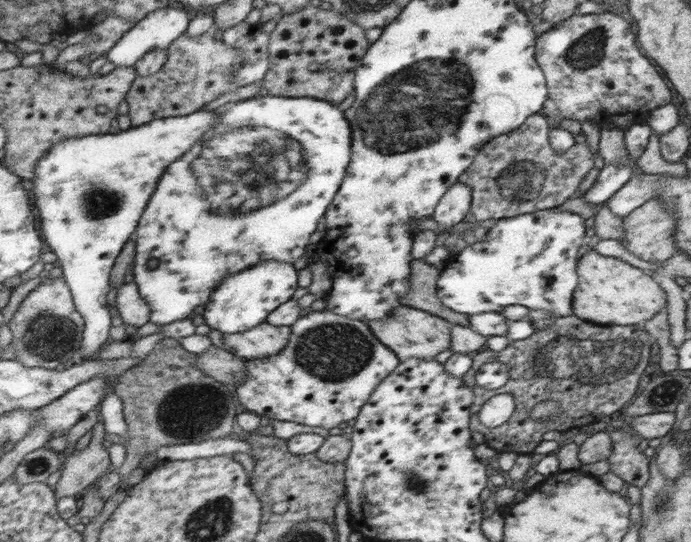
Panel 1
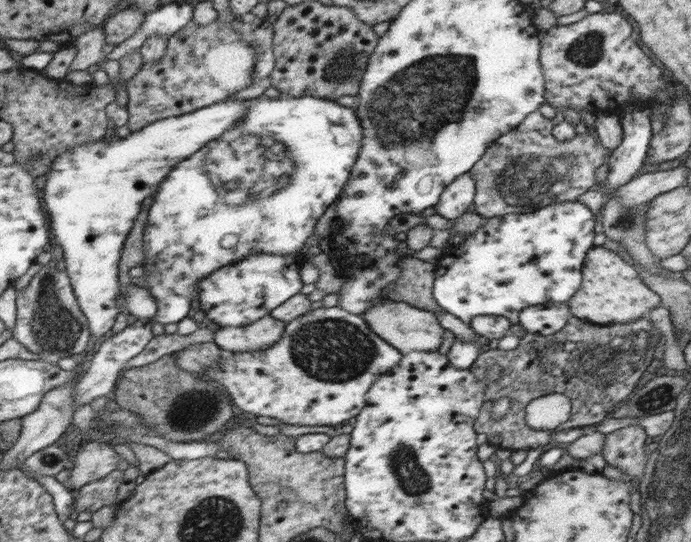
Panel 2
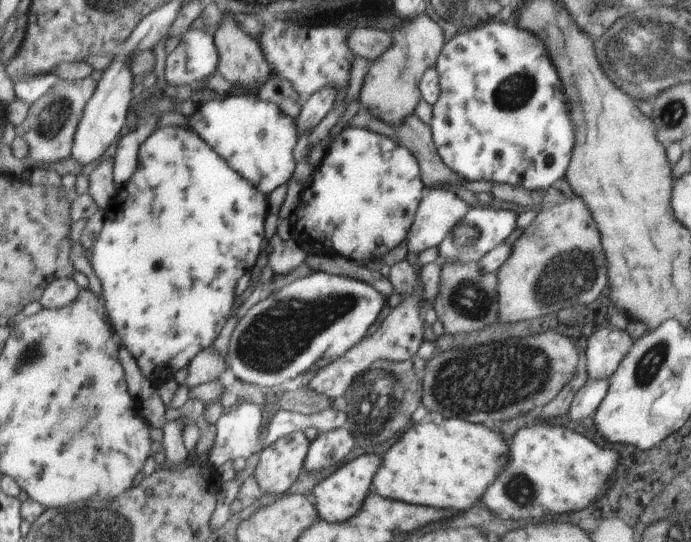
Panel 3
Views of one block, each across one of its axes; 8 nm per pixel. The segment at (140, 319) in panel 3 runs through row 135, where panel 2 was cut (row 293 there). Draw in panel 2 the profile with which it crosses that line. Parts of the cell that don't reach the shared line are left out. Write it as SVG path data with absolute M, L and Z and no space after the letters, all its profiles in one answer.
M283 96L279 100L253 98L251 110L243 124L235 126L219 140L209 142L209 146L201 148L197 154L175 166L171 174L167 174L163 186L159 186L153 198L153 206L147 214L149 222L143 232L143 248L145 248L143 266L147 268L149 274L141 278L139 284L145 286L151 292L151 296L157 298L157 314L153 316L153 320L163 326L171 326L191 316L193 310L189 308L191 308L191 300L195 300L195 290L193 290L195 282L201 276L207 276L209 272L217 270L219 266L241 260L243 256L253 254L255 250L299 256L299 250L301 246L305 246L305 240L311 236L317 218L337 198L357 158L361 140L365 140L357 118L359 116L355 110L321 98L289 98L289 96Z

